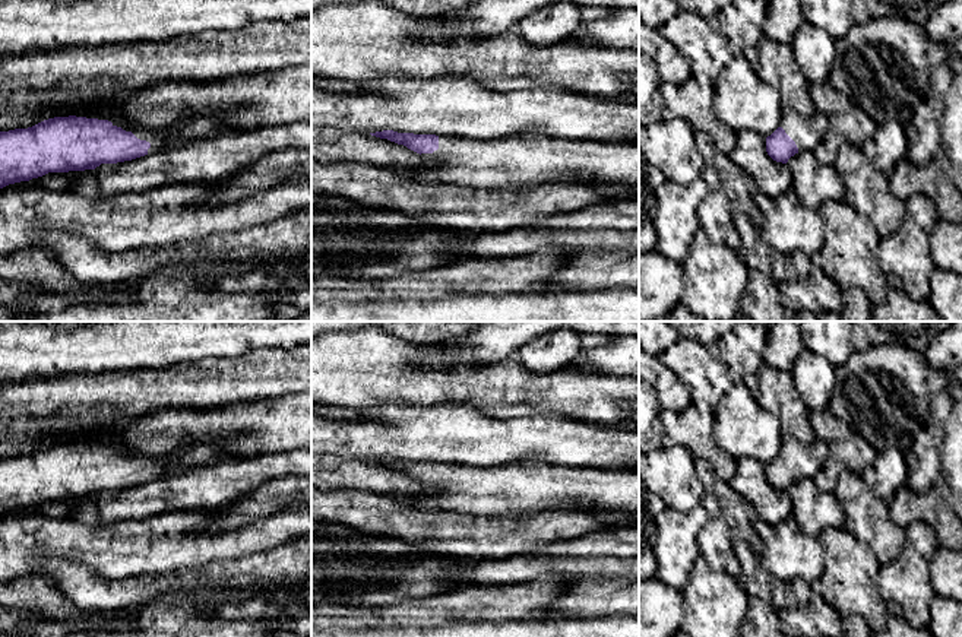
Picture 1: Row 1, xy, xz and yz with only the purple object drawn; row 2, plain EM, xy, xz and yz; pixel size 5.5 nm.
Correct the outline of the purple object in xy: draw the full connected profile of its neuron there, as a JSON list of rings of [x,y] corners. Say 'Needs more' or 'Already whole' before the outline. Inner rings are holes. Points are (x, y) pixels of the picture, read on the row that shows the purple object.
Needs more. [[[69,115],[48,118],[28,129],[0,131],[0,188],[48,172],[85,171],[95,169],[101,164],[132,161],[154,153],[175,139],[203,139],[219,129],[234,127],[199,117],[178,123],[170,130],[148,131],[130,124]]]

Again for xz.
Needs more. [[[383,130],[370,133],[433,159],[431,167],[408,168],[411,178],[427,184],[453,184],[463,188],[525,190],[573,180],[616,181],[639,190],[639,143],[598,143],[589,139],[560,139],[523,133],[500,139],[414,134]]]

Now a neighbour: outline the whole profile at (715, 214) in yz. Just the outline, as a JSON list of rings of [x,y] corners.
[[[705,165],[700,175],[708,186],[708,196],[697,210],[700,228],[718,245],[738,251],[738,232],[732,224],[732,203],[712,165]]]

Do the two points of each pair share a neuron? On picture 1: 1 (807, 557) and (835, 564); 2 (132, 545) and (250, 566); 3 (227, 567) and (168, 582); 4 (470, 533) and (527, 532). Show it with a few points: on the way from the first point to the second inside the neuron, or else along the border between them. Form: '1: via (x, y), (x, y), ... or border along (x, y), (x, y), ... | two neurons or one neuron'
1: border along (819, 538), (823, 547), (823, 573), (812, 585) | two neurons
2: border along (255, 552), (246, 557), (214, 560), (187, 569) | two neurons
3: via (212, 576), (202, 580), (183, 580) | one neuron
4: via (484, 533), (512, 533) | one neuron

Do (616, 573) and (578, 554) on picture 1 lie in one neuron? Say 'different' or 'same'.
same

